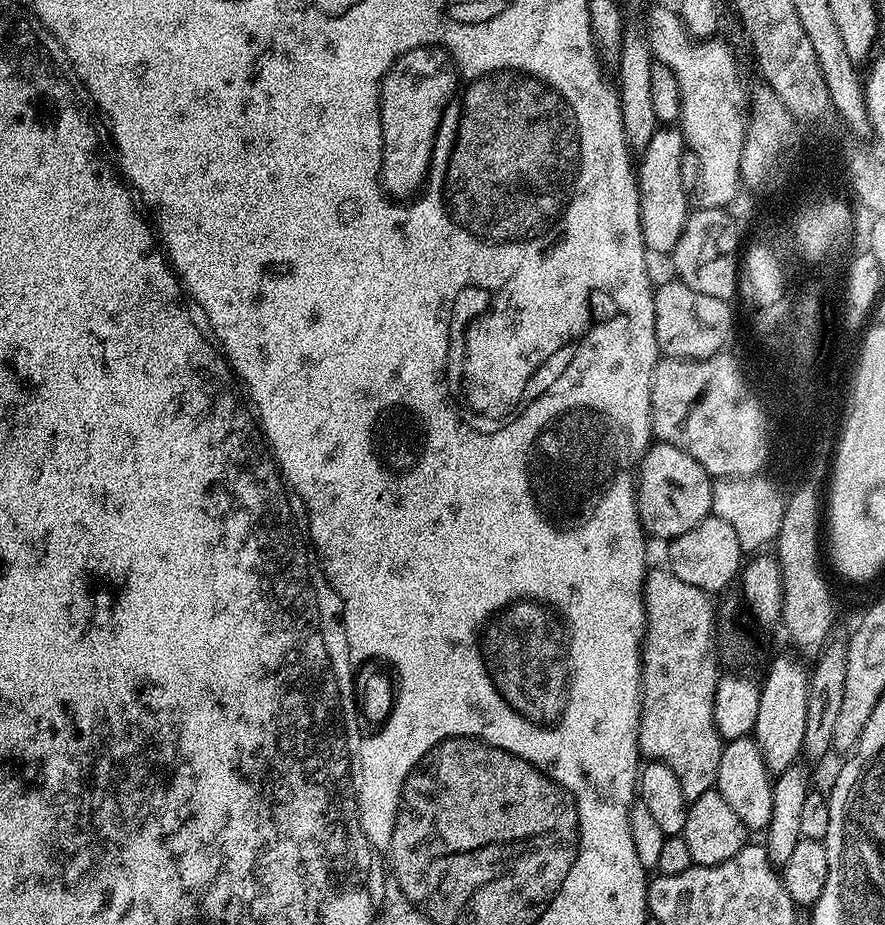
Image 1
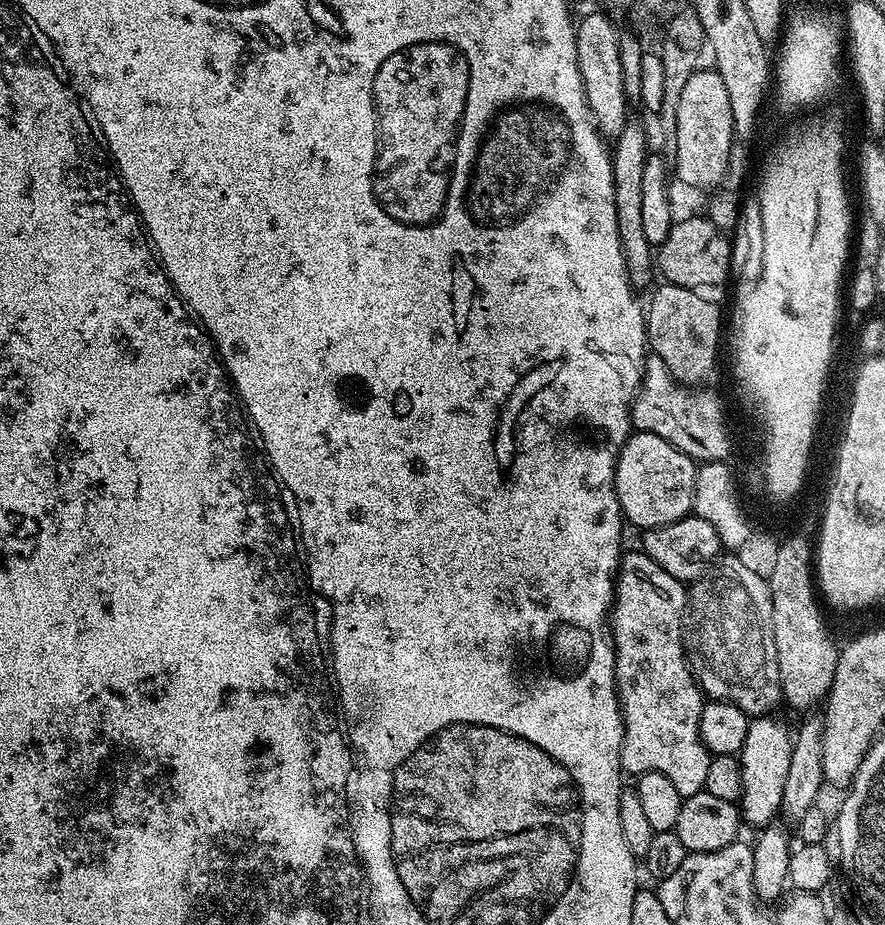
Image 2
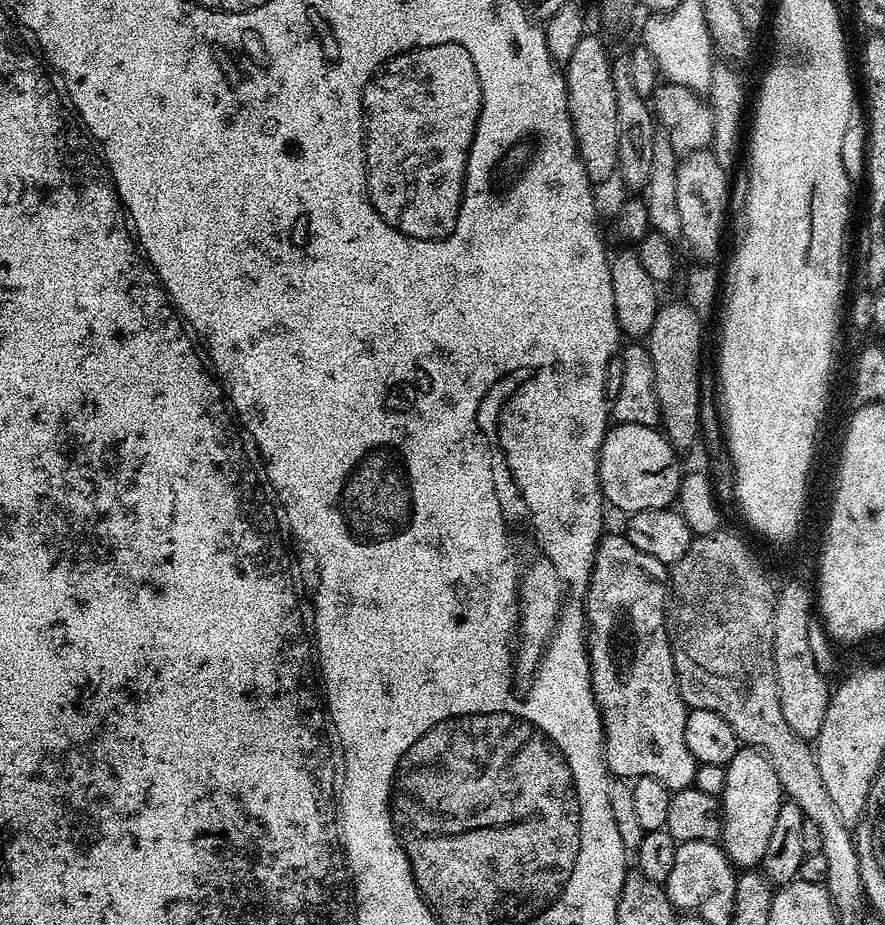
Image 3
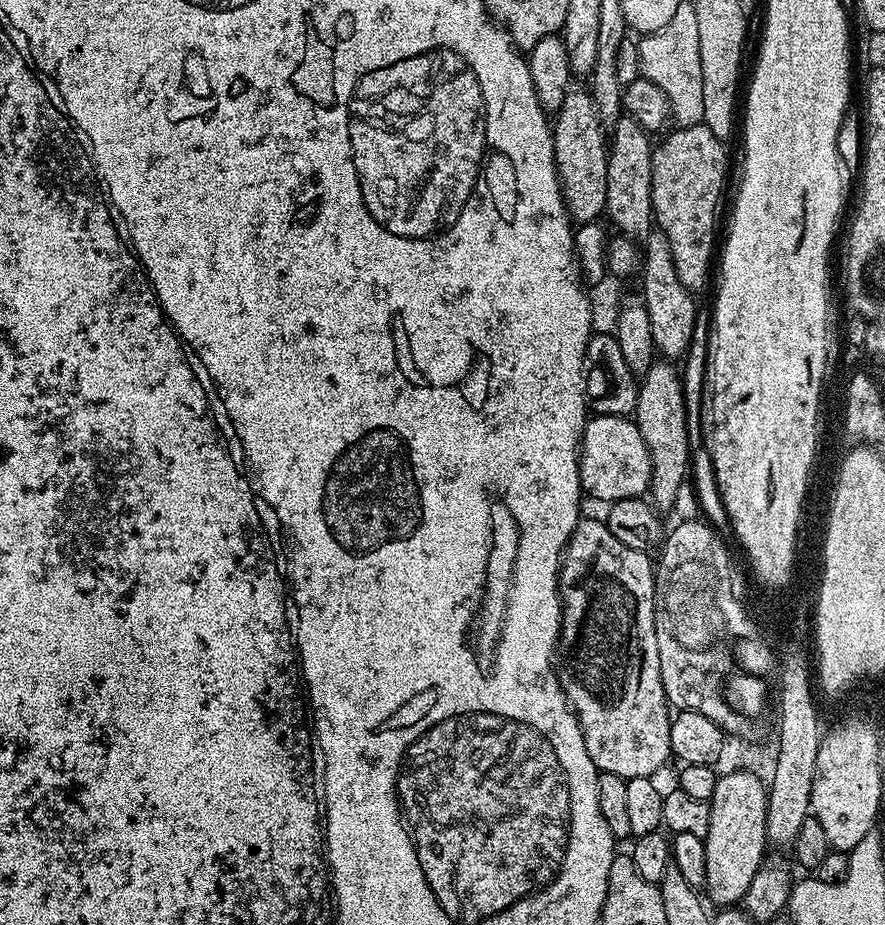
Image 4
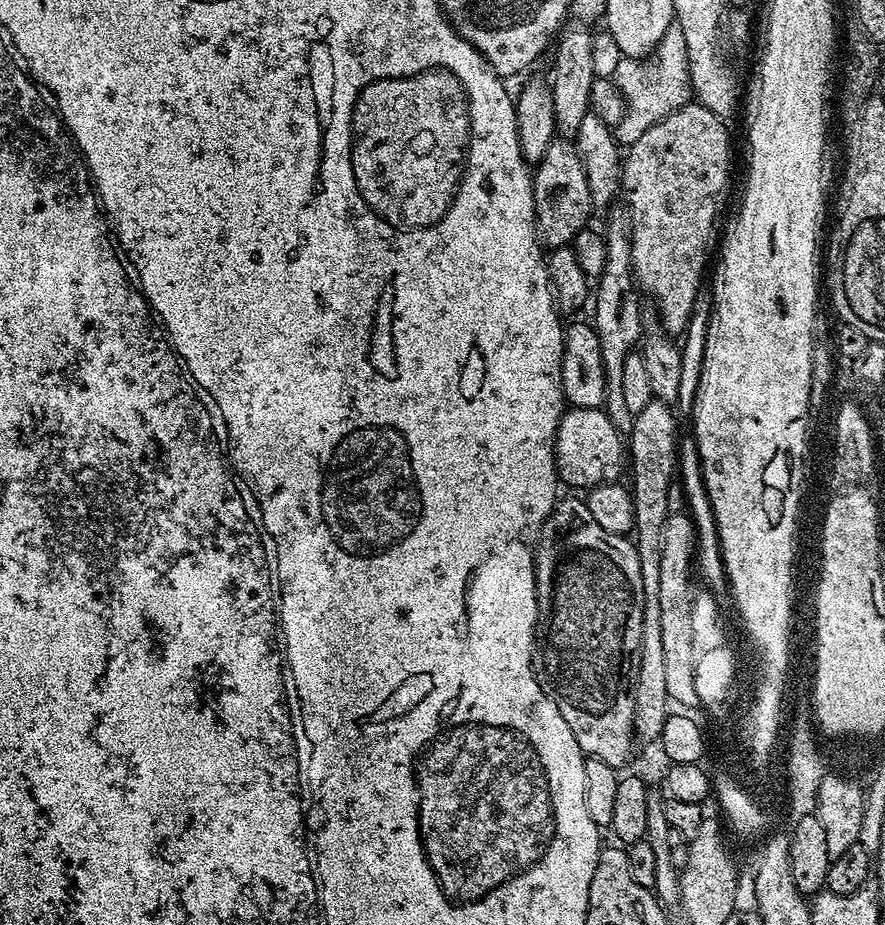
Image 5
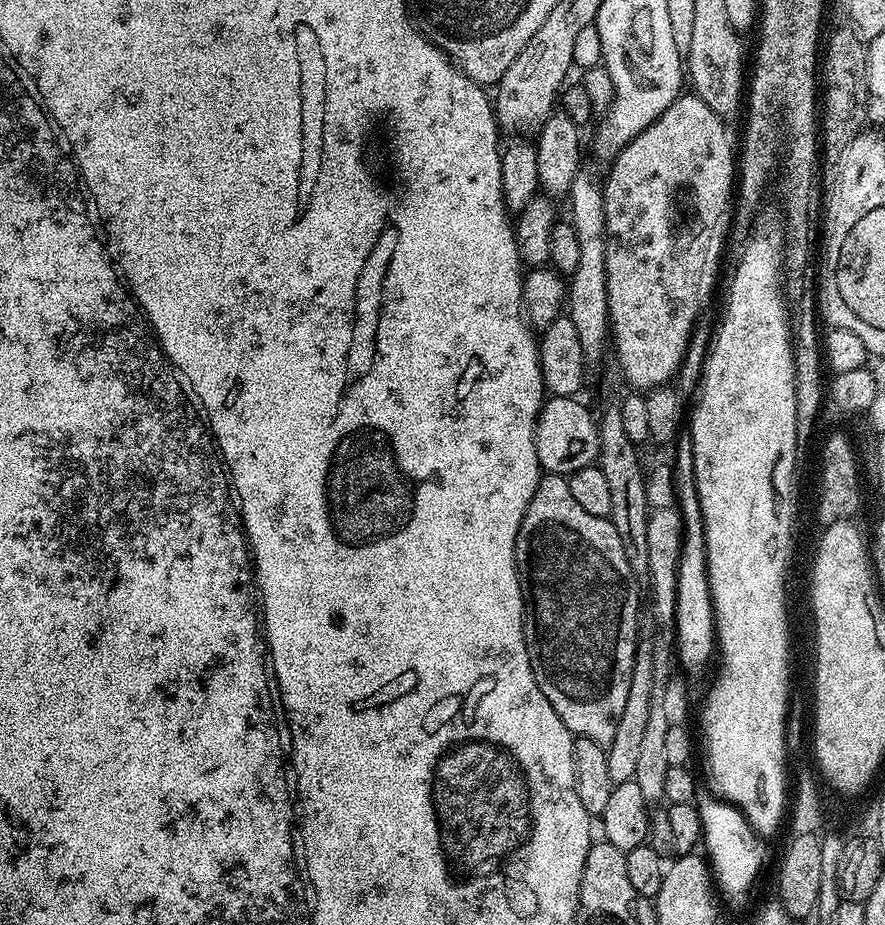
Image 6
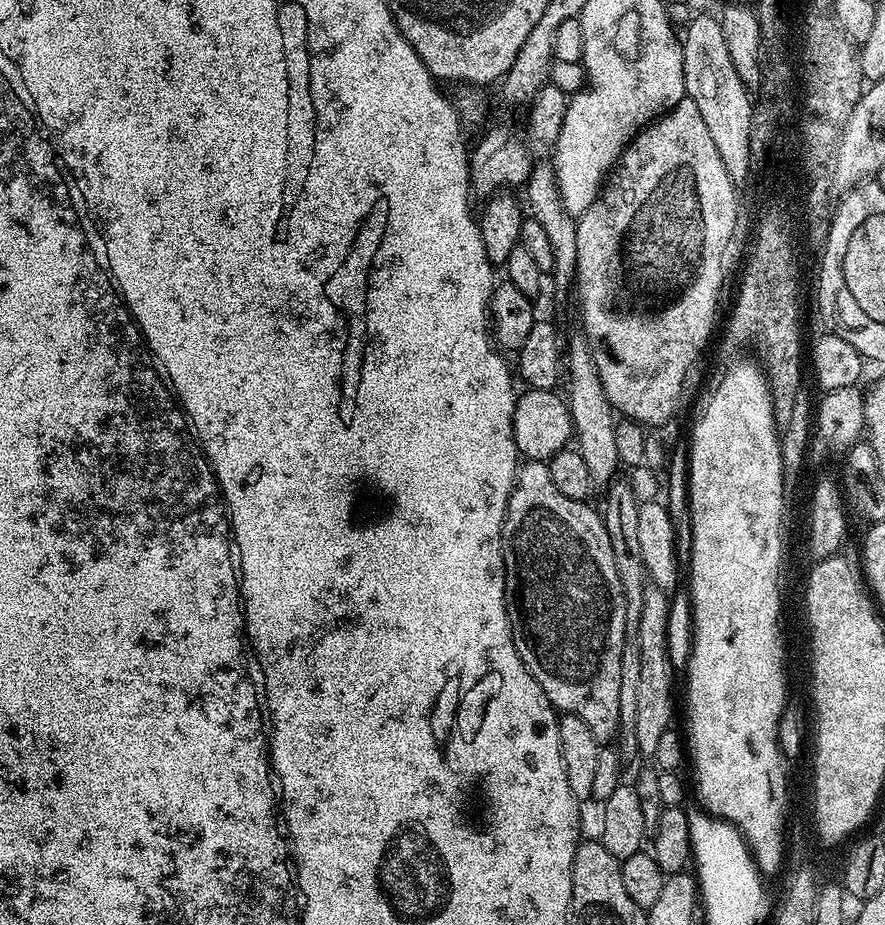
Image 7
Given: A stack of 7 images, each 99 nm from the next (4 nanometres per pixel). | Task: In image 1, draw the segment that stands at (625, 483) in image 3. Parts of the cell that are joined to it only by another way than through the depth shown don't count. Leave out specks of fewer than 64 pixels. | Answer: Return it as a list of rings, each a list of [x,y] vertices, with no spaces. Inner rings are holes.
[[[653,443],[644,453],[636,478],[636,509],[645,533],[671,542],[686,530],[694,530],[712,511],[713,477],[690,454],[669,444]]]

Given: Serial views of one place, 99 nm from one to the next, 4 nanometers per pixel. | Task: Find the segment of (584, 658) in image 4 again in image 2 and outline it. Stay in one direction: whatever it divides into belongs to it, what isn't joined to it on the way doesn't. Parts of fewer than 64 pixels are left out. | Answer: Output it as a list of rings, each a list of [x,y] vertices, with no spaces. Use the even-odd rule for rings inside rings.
[[[643,550],[636,552],[625,551],[620,558],[620,571],[614,577],[614,599],[610,613],[610,639],[612,649],[616,652],[616,696],[620,700],[620,713],[624,719],[624,737],[622,738],[622,750],[620,751],[620,767],[625,773],[633,772],[633,777],[639,778],[643,772],[658,772],[666,775],[677,787],[681,799],[692,797],[703,791],[707,772],[713,755],[707,746],[700,741],[700,719],[706,703],[706,697],[700,690],[699,684],[692,676],[692,668],[688,664],[686,655],[686,620],[685,612],[688,607],[688,593],[685,585],[678,578],[666,574],[658,562],[654,562]]]

